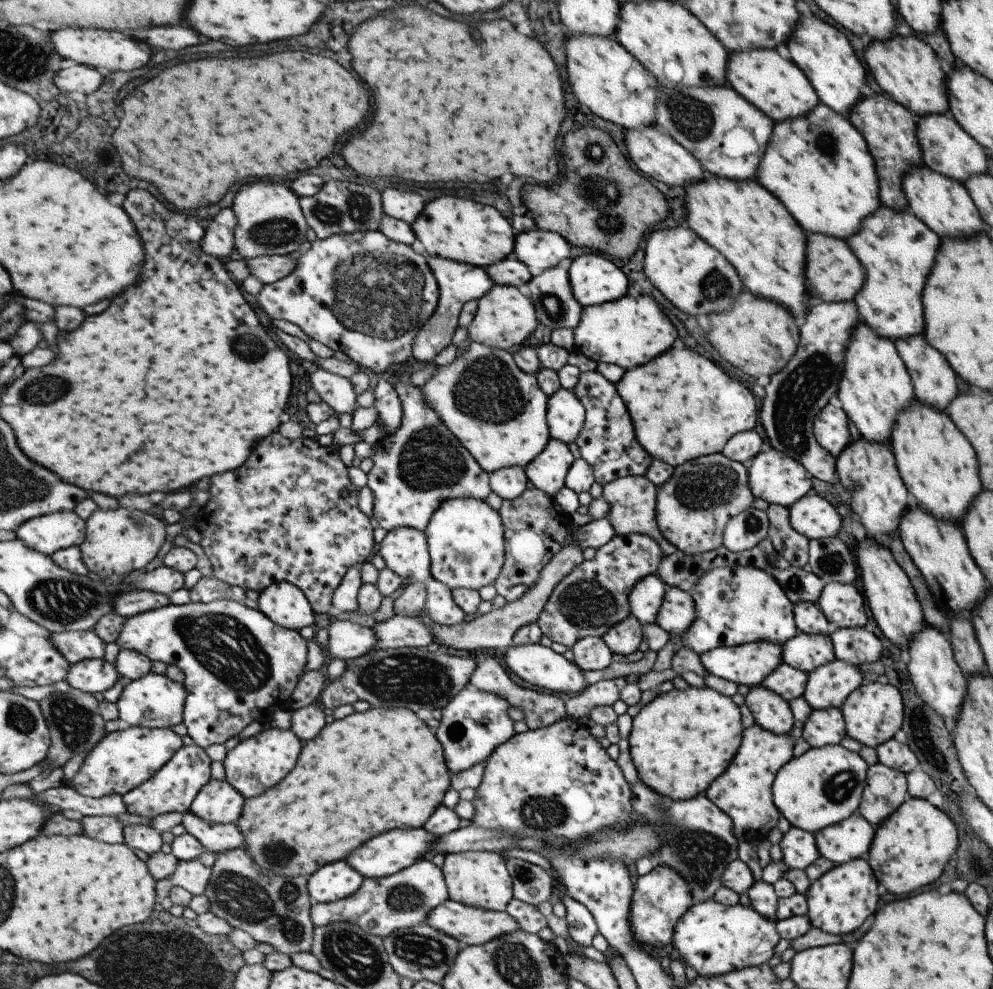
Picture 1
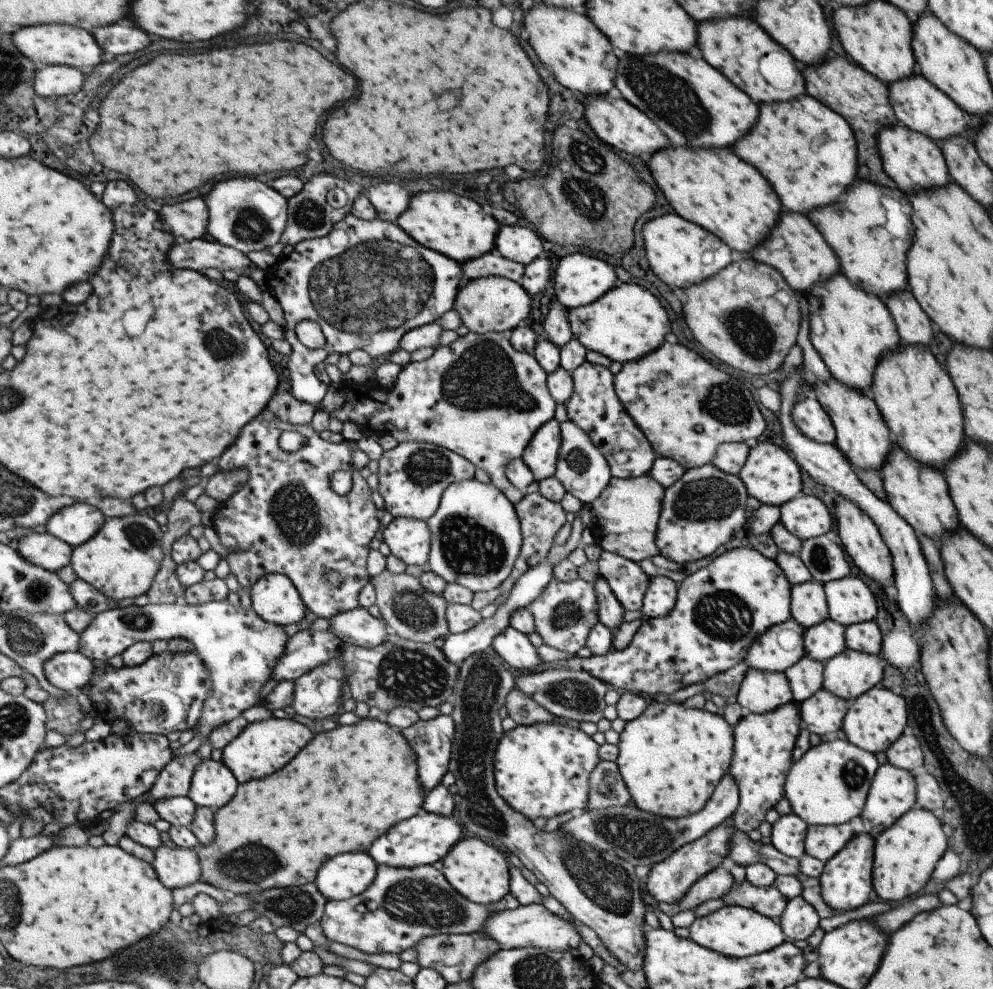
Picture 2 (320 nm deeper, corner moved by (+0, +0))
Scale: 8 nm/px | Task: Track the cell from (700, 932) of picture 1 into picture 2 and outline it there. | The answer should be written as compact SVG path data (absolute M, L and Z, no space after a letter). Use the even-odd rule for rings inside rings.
M723 905L707 916L694 919L688 926L688 932L688 938L699 946L733 958L756 955L787 940L776 920L737 905Z

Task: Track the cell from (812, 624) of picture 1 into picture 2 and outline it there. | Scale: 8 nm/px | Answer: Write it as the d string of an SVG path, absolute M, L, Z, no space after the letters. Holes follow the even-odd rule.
M809 579L804 583L790 585L790 609L791 618L805 629L827 619L828 610L822 583Z

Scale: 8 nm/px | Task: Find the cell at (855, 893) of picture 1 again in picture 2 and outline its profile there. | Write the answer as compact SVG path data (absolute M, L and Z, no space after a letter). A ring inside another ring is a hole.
M865 831L853 834L846 842L846 845L826 860L823 865L823 872L818 876L818 883L821 898L837 914L845 910L853 910L868 902L869 892L871 892L871 871L872 871L872 852L874 838Z

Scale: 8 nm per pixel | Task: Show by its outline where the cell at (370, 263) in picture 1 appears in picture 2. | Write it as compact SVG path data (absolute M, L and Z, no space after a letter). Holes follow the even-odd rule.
M347 214L335 223L332 231L324 237L307 239L297 243L285 257L279 257L276 266L267 271L266 289L276 298L284 315L285 339L291 346L289 355L290 391L274 394L269 408L277 418L294 425L309 425L313 416L321 410L323 399L327 396L330 384L321 384L315 376L315 366L325 362L331 352L347 355L361 349L374 360L385 356L398 348L400 338L409 329L436 321L444 312L452 308L461 281L461 264L439 252L417 244L395 222L382 221L377 217L364 221L359 217ZM302 320L318 322L326 336L323 348L307 348L297 336L296 326Z

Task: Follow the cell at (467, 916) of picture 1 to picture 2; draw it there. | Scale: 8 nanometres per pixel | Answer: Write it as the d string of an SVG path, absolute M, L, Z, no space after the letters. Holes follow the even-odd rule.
M537 903L519 905L513 910L494 912L483 924L484 928L481 932L497 942L500 949L505 950L531 946L545 951L563 952L574 949L582 943L581 935L571 921L555 916Z

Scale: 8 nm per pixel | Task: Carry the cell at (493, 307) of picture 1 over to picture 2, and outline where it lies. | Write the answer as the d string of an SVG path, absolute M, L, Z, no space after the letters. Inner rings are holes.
M496 276L479 277L461 281L453 297L452 309L459 315L461 324L471 332L508 334L529 314L530 297L521 285L512 280Z

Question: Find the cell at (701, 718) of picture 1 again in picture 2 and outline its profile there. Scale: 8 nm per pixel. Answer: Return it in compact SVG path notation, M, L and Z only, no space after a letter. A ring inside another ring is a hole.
M651 699L636 719L624 724L616 744L618 755L614 761L630 799L639 810L676 819L695 814L705 806L715 785L728 772L732 744L732 728L723 717L703 709L685 708L679 702L662 703Z

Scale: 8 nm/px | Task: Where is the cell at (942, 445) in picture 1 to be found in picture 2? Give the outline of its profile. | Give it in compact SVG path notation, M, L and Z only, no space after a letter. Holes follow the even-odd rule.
M899 344L889 355L882 356L870 381L868 394L890 430L893 444L917 463L942 470L961 446L963 422L957 392L929 348Z

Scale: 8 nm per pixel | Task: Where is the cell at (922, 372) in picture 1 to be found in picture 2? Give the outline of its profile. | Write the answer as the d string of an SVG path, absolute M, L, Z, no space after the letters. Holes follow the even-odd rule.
M909 290L887 296L885 302L903 345L925 345L931 340L931 322L915 302Z

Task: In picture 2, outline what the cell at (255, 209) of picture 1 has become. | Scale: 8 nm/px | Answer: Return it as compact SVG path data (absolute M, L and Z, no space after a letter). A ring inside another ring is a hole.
M253 178L221 180L204 199L210 208L208 237L245 254L277 244L286 231L290 199Z

